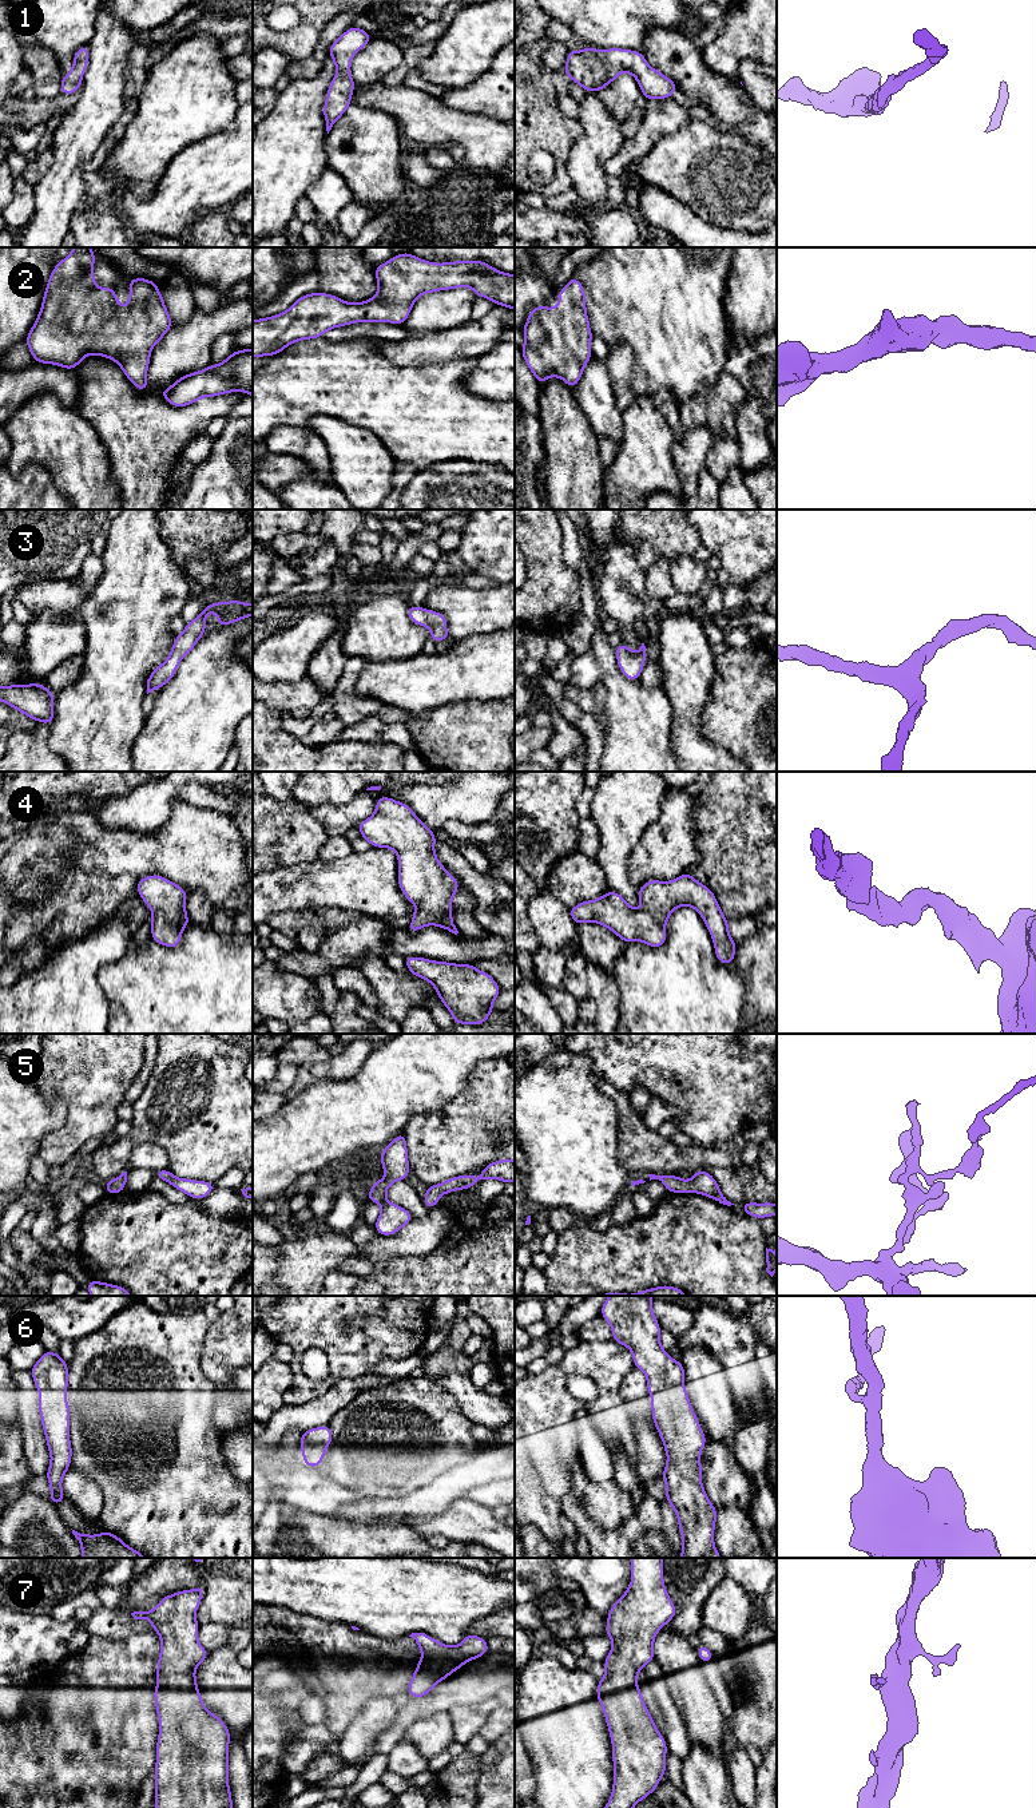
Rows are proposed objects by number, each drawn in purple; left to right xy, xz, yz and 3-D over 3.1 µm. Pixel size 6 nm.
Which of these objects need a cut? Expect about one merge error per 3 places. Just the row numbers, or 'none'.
none

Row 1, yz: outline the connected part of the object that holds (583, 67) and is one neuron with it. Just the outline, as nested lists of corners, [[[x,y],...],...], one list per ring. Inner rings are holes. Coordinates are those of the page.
[[[569,49],[563,72],[586,92],[600,92],[622,72],[628,72],[636,79],[647,100],[671,99],[671,94],[679,90],[675,82],[648,66],[642,52],[632,49]]]

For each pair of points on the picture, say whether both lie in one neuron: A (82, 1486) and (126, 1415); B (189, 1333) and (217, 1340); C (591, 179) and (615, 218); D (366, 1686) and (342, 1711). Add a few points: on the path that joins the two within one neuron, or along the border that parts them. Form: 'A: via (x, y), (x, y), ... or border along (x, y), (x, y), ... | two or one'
A: border along (70, 1467), (86, 1474), (98, 1485), (102, 1505) | two
B: border along (209, 1324), (205, 1332), (201, 1368) | two
C: border along (611, 206), (596, 211) | two
D: via (361, 1692), (348, 1705) | one

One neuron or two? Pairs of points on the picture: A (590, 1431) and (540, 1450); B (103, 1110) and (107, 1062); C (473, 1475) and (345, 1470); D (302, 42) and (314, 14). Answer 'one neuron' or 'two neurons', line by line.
A: two neurons
B: one neuron
C: two neurons
D: one neuron

